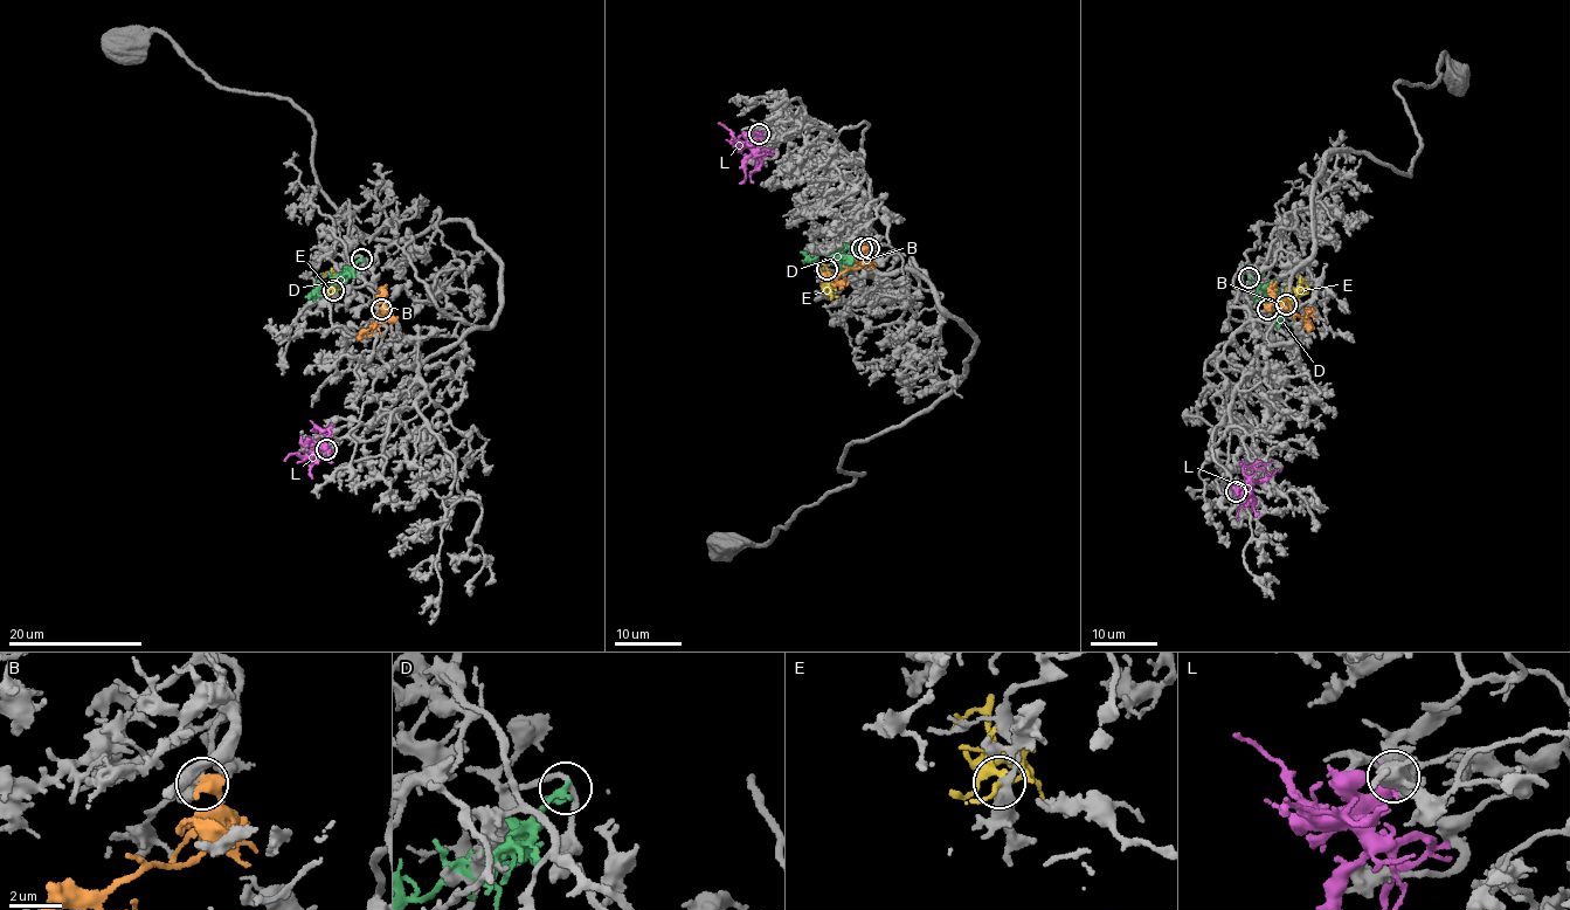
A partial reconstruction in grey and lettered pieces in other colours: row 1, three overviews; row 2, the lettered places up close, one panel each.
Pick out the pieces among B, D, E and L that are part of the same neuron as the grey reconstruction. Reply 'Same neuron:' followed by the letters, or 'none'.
Same neuron: B

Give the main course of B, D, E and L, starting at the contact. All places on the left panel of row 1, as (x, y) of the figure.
B: (382, 309), (387, 307), (384, 308), (368, 329), (377, 328), (381, 333)
D: (361, 259), (348, 270), (338, 273), (326, 288), (305, 297)
E: (333, 289), (332, 275), (322, 276)
L: (326, 449), (318, 448), (329, 431), (313, 426), (311, 431), (317, 431)

